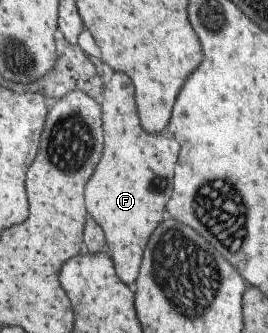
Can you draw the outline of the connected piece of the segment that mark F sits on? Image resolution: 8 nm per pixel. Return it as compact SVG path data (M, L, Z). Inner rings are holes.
M113 72L107 84L102 84L100 97L103 126L103 152L83 190L85 210L95 220L103 234L113 262L115 274L123 284L131 284L137 276L141 250L151 236L151 230L161 220L163 206L171 196L171 172L177 158L177 142L166 134L147 134L139 128L134 90L131 80Z

